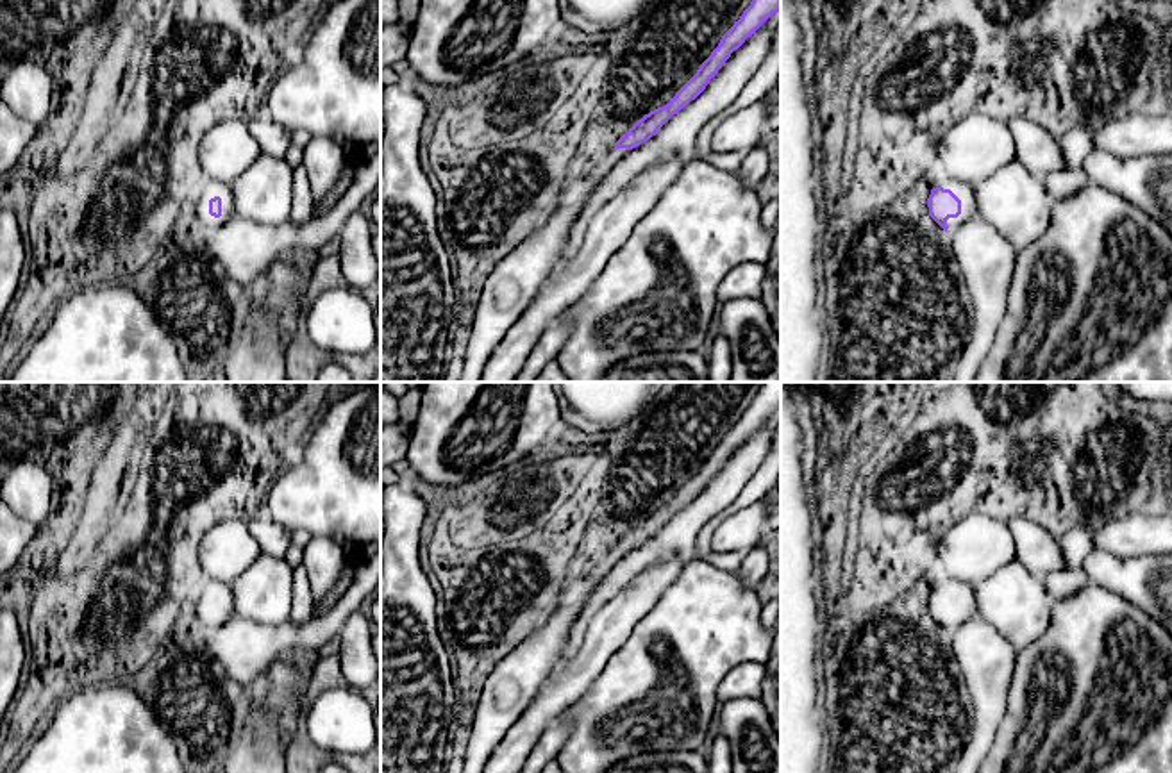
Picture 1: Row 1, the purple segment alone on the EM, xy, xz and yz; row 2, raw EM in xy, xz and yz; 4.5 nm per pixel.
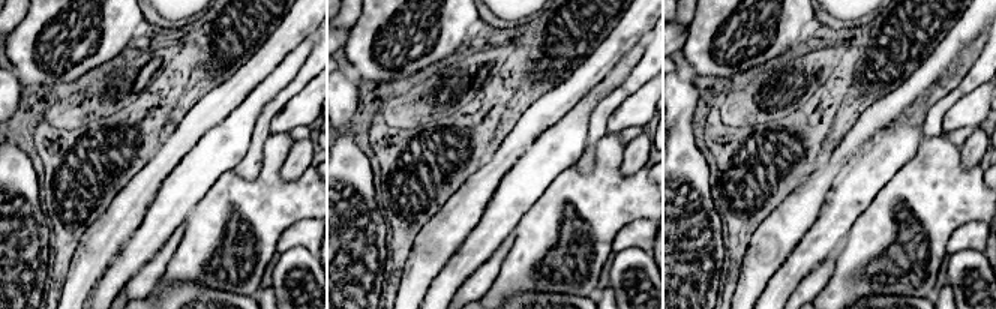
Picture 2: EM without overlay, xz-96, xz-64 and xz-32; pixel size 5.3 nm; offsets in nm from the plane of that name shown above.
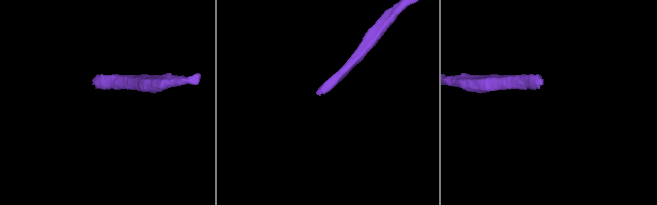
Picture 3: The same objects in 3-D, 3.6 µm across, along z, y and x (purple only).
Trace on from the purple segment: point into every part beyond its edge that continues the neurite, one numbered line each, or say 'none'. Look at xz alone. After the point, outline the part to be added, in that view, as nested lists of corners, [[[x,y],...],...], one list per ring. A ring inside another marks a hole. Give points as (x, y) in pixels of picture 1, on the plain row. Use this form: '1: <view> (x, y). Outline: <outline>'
1: xz (515, 682). Outline: [[[611,546],[590,575],[557,603],[548,619],[495,666],[475,705],[461,773],[482,773],[506,732],[527,711],[557,668],[588,594],[629,548]]]

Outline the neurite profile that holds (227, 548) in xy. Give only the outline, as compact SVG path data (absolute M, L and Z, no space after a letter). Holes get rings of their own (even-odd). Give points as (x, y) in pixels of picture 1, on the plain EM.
M225 519L204 534L197 561L211 580L232 584L261 555L248 523Z

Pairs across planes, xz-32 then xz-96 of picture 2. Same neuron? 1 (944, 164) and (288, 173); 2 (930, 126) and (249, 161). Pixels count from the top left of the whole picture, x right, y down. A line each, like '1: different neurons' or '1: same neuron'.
1: different neurons
2: same neuron

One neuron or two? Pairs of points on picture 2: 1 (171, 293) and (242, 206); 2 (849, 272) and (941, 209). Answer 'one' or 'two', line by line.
1: two
2: one

